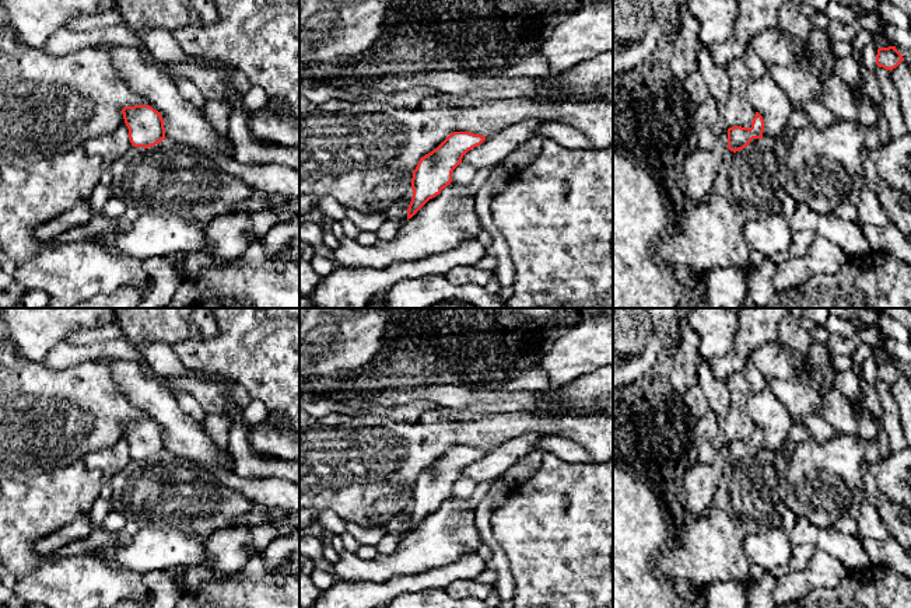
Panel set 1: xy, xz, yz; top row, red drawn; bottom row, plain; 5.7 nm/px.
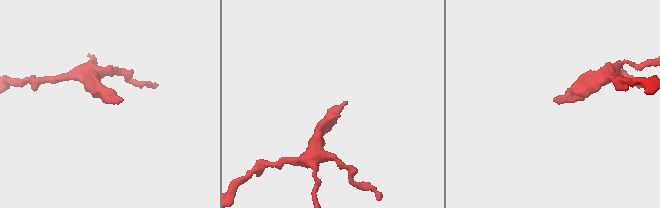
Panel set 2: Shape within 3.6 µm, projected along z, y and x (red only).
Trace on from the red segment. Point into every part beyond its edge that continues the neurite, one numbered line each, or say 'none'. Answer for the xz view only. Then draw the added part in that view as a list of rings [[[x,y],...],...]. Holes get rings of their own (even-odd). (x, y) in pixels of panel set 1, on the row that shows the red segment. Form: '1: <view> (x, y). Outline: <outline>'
none

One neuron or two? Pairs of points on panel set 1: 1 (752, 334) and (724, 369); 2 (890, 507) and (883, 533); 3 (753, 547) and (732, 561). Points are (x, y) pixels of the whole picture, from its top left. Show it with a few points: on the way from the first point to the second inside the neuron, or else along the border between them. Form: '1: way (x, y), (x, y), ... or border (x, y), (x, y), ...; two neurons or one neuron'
1: way (746, 342), (732, 360); one neuron
2: border (876, 507), (892, 534); two neurons
3: border (746, 534), (742, 549), (752, 563); two neurons

